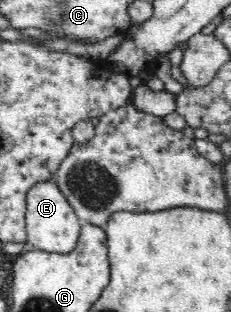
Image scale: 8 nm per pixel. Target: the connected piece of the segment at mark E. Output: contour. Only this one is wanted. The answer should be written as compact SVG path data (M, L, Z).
M55 179L37 180L26 191L24 205L27 243L33 248L45 252L69 253L75 247L82 220L58 188Z

